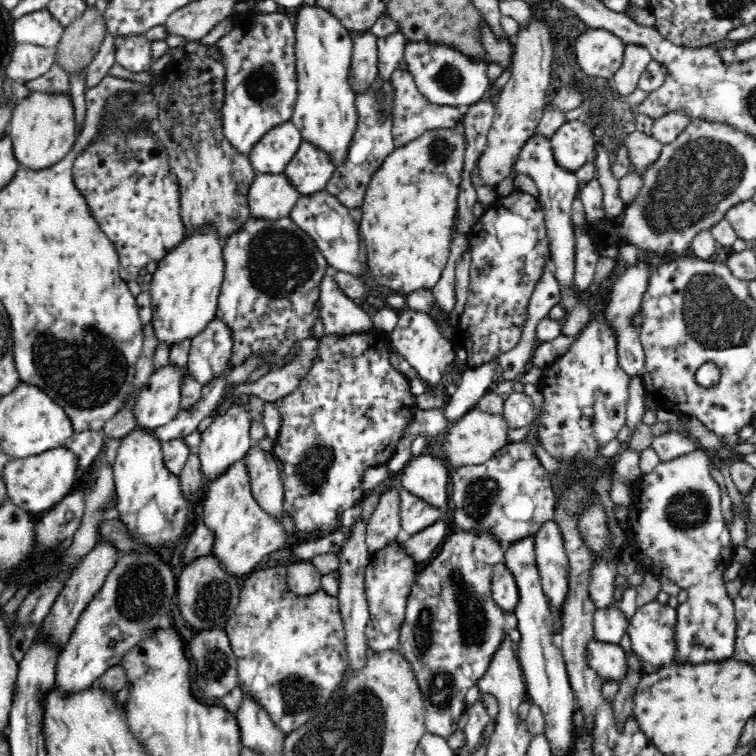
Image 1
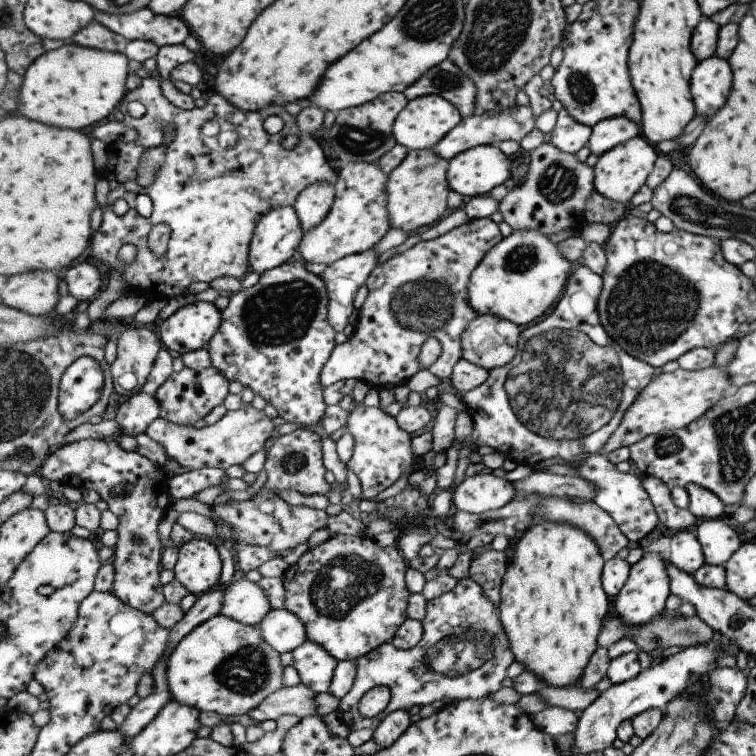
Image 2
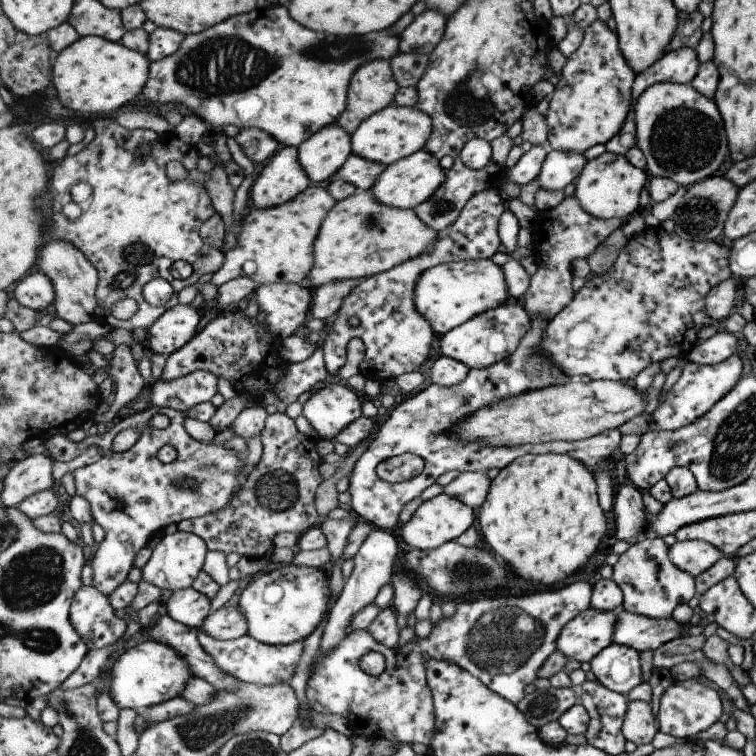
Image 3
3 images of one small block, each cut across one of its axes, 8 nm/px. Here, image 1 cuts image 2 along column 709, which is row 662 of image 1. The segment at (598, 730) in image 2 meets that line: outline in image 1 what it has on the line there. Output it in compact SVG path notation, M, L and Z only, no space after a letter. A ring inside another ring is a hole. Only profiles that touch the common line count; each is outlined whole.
M658 601L637 607L630 616L626 633L631 640L633 654L644 662L657 667L670 665L677 652L674 626L678 610Z

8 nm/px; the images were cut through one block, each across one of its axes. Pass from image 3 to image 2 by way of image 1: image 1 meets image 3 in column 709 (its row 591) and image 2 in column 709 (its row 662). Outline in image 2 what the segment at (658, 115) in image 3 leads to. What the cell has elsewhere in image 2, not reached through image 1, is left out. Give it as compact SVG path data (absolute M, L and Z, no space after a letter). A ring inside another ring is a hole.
M713 54L711 57L698 61L693 70L690 82L690 95L694 102L694 116L699 115L709 120L723 106L725 98L729 94L731 88L731 72L730 64L727 59L719 58Z

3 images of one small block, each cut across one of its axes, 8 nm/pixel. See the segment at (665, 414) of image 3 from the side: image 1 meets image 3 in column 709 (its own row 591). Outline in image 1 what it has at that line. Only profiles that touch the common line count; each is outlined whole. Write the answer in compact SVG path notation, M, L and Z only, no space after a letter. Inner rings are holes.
M401 539L373 556L365 568L365 595L369 606L369 620L364 631L368 650L383 652L397 650L399 631L406 612L406 597L417 571L410 555L402 551Z

